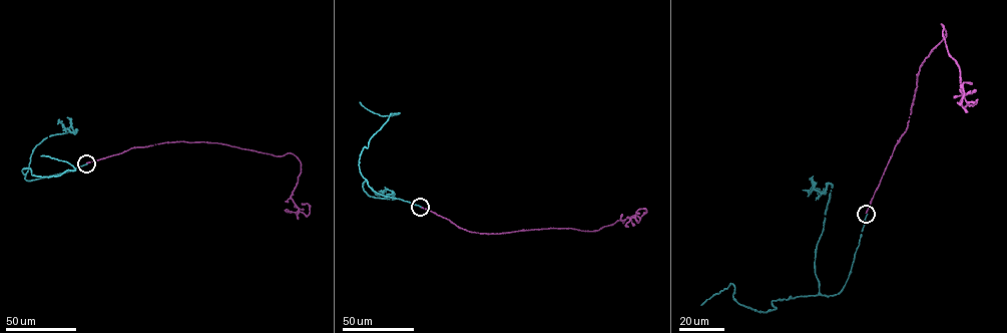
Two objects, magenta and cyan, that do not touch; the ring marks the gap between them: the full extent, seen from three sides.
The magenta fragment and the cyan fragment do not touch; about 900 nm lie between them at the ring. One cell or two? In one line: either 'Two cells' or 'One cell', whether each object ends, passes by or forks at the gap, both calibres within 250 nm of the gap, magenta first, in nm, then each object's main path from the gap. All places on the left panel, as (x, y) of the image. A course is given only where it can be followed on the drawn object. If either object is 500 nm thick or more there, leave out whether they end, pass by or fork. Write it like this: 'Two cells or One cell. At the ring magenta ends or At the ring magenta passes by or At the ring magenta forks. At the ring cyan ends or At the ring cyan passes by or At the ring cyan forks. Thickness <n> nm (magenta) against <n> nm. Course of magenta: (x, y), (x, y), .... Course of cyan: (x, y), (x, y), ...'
Two cells. At the ring magenta ends. At the ring cyan ends. Thickness 150 nm (magenta) against 160 nm. Course of magenta: (86, 162), (167, 142), (290, 152), (301, 167), (291, 199), (307, 216), (309, 205), (302, 204). Course of cyan: (86, 163), (26, 181), (23, 168), (42, 177), (75, 170), (66, 161), (41, 155)

